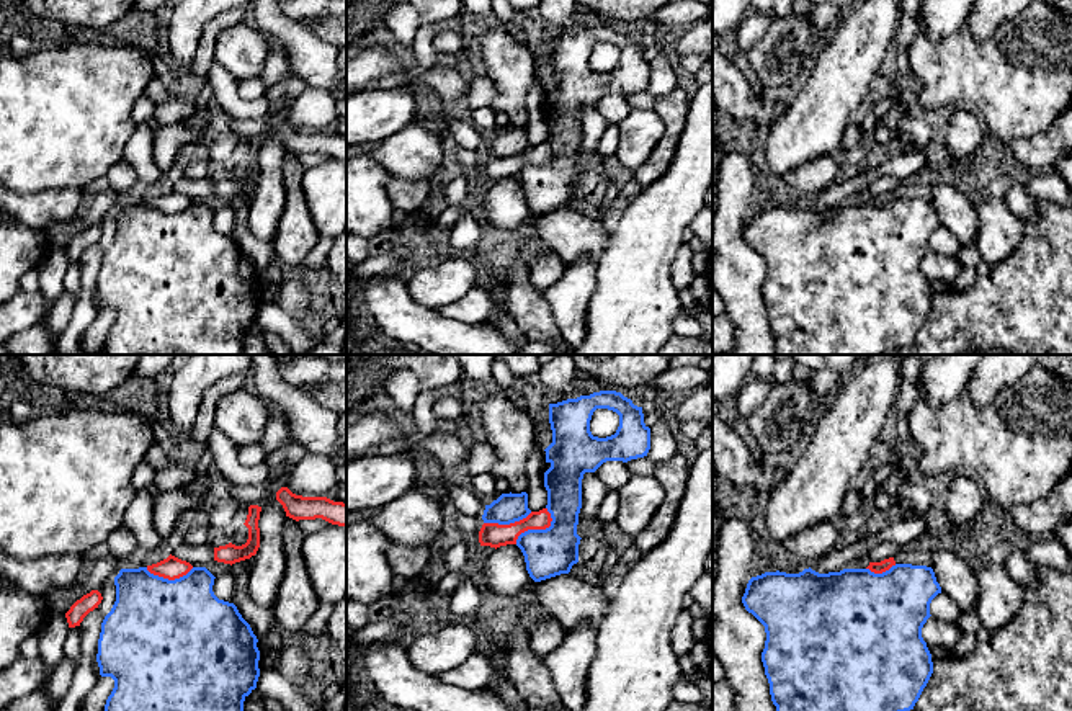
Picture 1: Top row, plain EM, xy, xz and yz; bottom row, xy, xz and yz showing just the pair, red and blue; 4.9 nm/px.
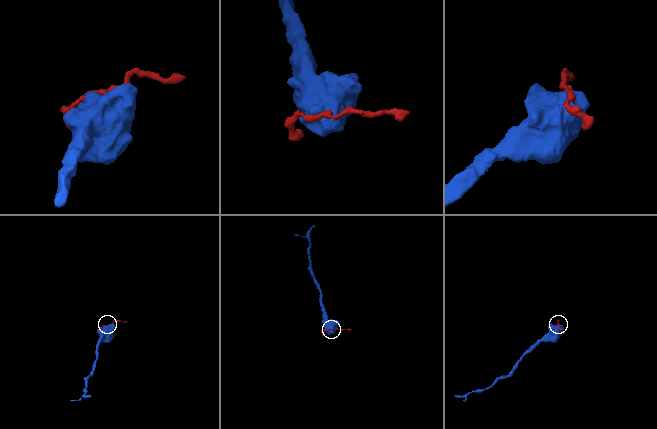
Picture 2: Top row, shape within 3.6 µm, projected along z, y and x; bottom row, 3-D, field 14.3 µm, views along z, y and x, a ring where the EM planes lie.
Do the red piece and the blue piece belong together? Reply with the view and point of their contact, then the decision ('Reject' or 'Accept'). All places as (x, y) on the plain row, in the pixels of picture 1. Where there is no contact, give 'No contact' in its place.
Touches red at xz (540, 162). Reject

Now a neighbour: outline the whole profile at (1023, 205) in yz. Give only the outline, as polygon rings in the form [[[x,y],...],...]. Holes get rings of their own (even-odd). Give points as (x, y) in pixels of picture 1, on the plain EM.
[[[1021,177],[1016,181],[1010,181],[1003,196],[1008,209],[1018,221],[1028,221],[1031,217],[1041,216],[1041,198],[1030,193],[1026,177]]]

